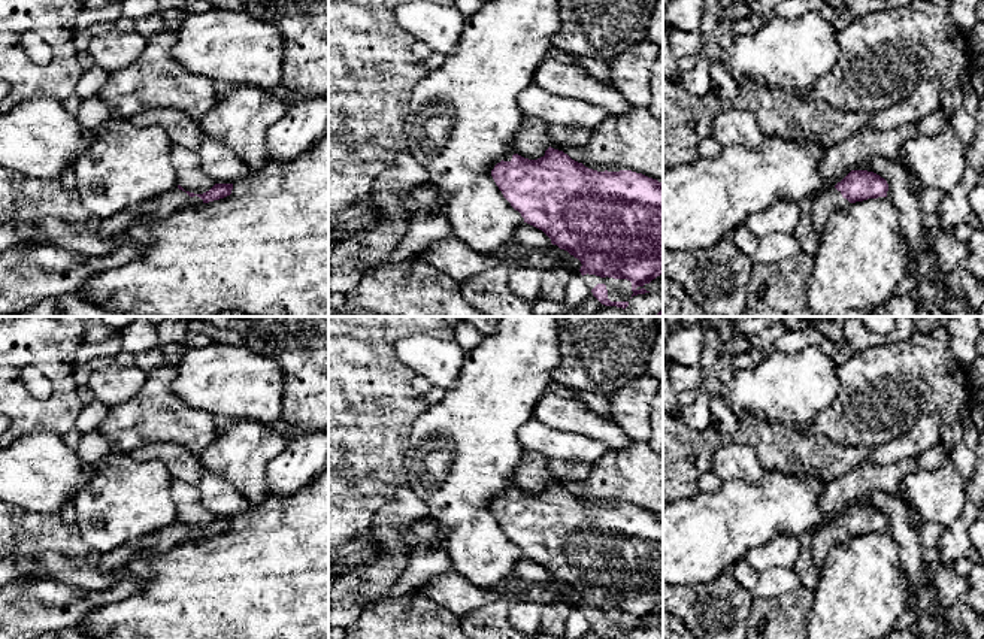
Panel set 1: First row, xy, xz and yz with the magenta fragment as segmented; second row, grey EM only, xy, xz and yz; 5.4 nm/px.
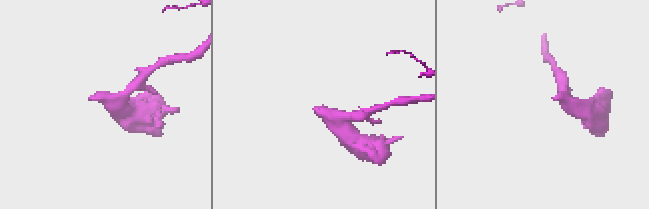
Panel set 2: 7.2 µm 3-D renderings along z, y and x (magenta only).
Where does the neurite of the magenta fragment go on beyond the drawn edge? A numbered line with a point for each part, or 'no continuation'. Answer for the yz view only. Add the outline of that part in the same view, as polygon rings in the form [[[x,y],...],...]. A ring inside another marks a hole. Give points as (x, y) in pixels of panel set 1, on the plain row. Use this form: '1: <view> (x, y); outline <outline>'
1: yz (826, 536); outline [[[835,521],[821,524],[812,534],[812,560],[818,570],[823,569],[829,551],[850,539]]]

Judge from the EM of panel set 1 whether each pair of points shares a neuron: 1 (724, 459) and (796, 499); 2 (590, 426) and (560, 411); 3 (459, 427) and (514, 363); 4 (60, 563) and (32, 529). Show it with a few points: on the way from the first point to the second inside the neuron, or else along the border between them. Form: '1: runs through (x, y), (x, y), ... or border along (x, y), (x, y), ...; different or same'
1: border along (766, 471), (757, 482), (724, 479); different
2: runs through (583, 420), (568, 414); same
3: runs through (475, 411), (497, 388), (502, 379); same
4: border along (17, 556), (60, 553), (76, 562), (85, 559); different

